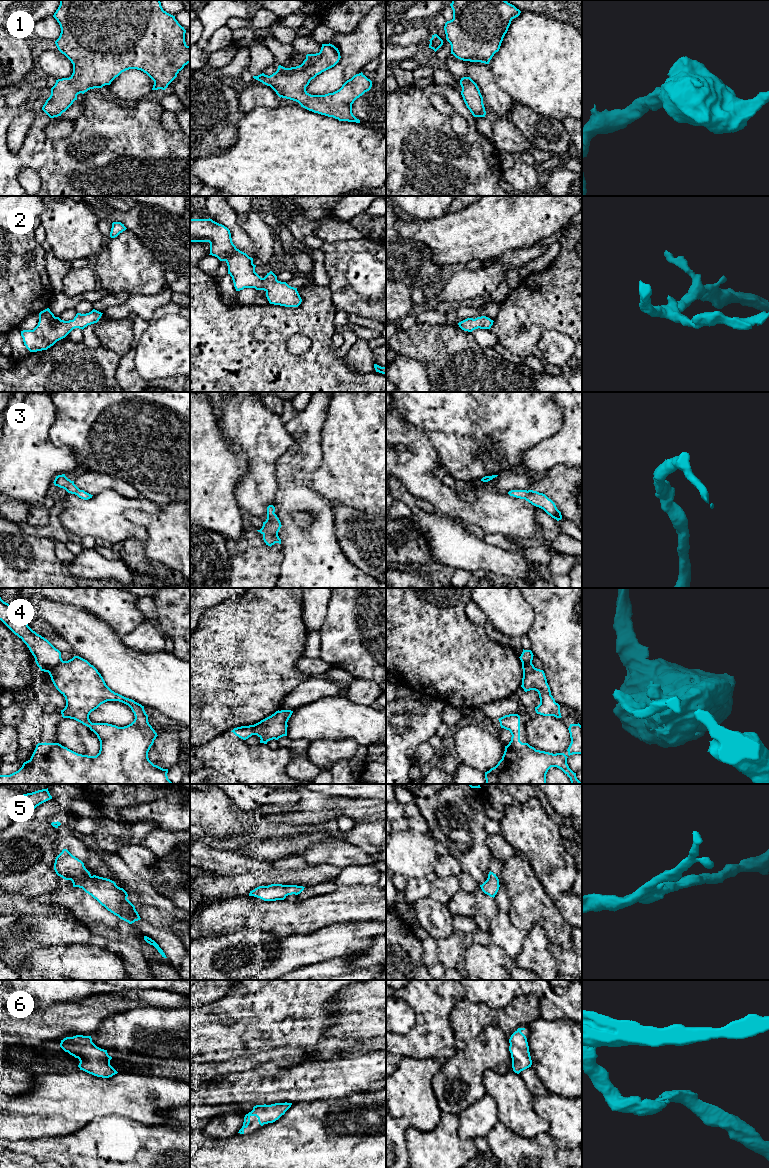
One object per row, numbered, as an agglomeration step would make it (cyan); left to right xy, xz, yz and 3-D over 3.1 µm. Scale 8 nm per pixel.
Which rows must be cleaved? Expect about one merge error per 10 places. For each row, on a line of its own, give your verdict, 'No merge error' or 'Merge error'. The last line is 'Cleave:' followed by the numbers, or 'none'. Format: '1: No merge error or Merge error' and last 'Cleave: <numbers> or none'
1: No merge error
2: No merge error
3: No merge error
4: Merge error
5: No merge error
6: No merge error
Cleave: 4

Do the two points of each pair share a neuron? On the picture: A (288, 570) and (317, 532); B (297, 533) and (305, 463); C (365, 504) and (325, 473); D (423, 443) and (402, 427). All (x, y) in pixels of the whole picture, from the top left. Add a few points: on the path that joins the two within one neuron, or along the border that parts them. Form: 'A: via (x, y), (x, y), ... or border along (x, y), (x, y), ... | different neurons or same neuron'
A: via (298, 560), (317, 542) | same neuron
B: via (286, 514), (287, 477) | same neuron
C: via (355, 494), (339, 478), (335, 478) | same neuron
D: via (418, 440), (407, 432) | same neuron

